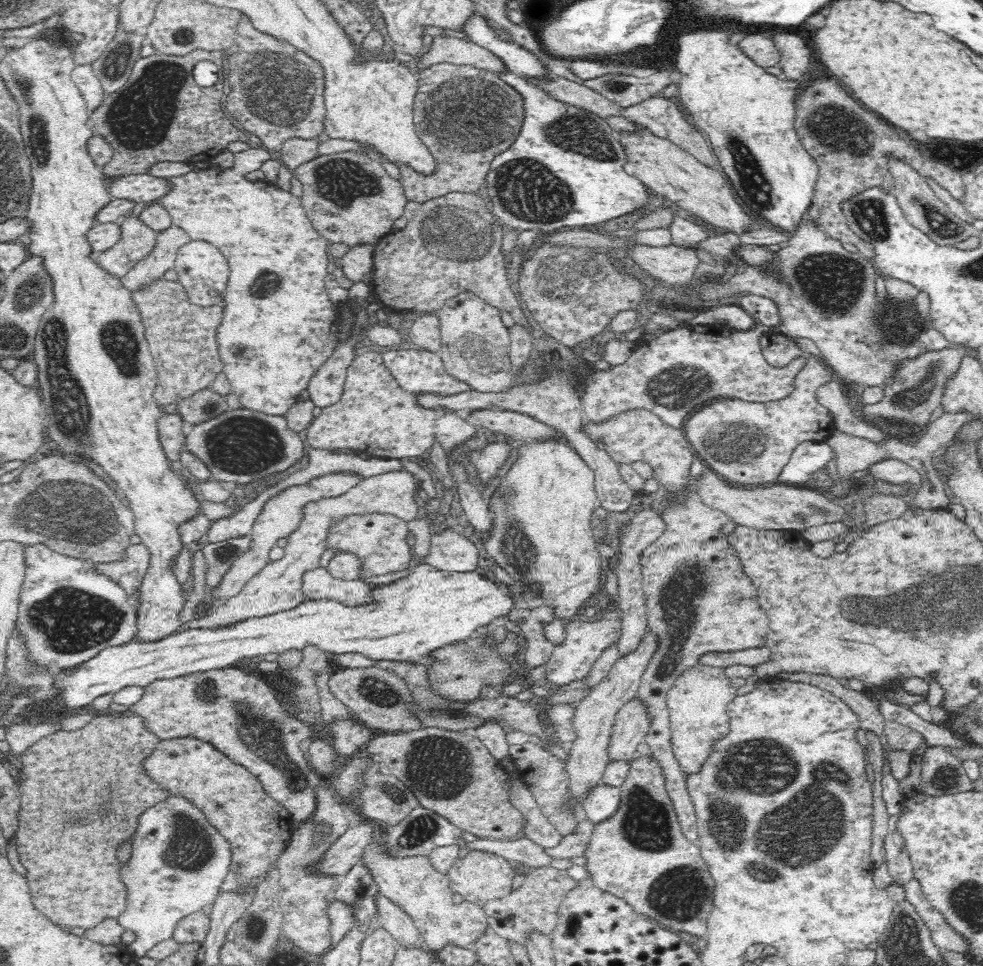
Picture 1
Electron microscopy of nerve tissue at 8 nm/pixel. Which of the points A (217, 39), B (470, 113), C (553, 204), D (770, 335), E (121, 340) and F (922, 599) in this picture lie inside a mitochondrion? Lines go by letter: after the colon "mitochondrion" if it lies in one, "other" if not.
A: other
B: mitochondrion
C: mitochondrion
D: other
E: mitochondrion
F: mitochondrion

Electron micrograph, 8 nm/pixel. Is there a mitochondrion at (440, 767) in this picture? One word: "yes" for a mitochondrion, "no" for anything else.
yes

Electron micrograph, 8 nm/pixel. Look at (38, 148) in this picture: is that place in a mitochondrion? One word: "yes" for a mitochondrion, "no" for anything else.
yes

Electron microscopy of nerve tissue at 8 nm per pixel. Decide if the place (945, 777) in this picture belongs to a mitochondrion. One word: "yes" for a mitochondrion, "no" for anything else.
yes

